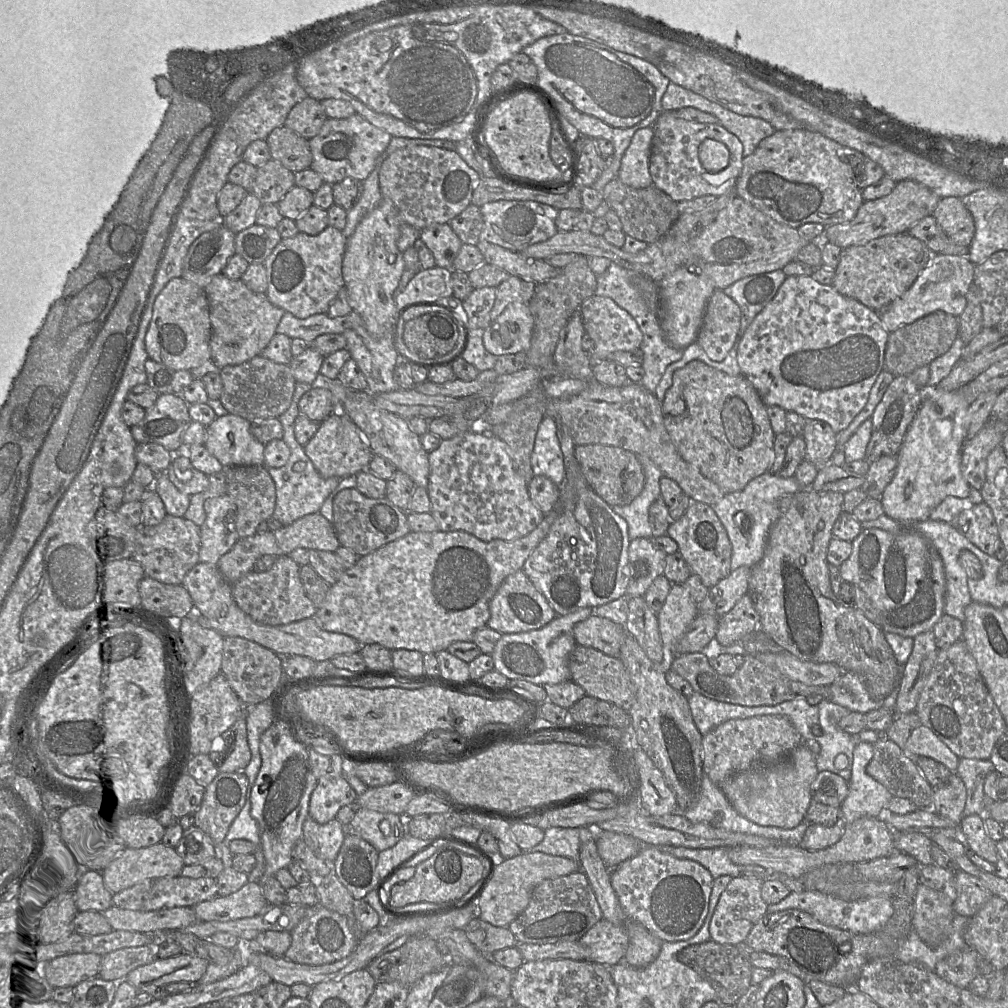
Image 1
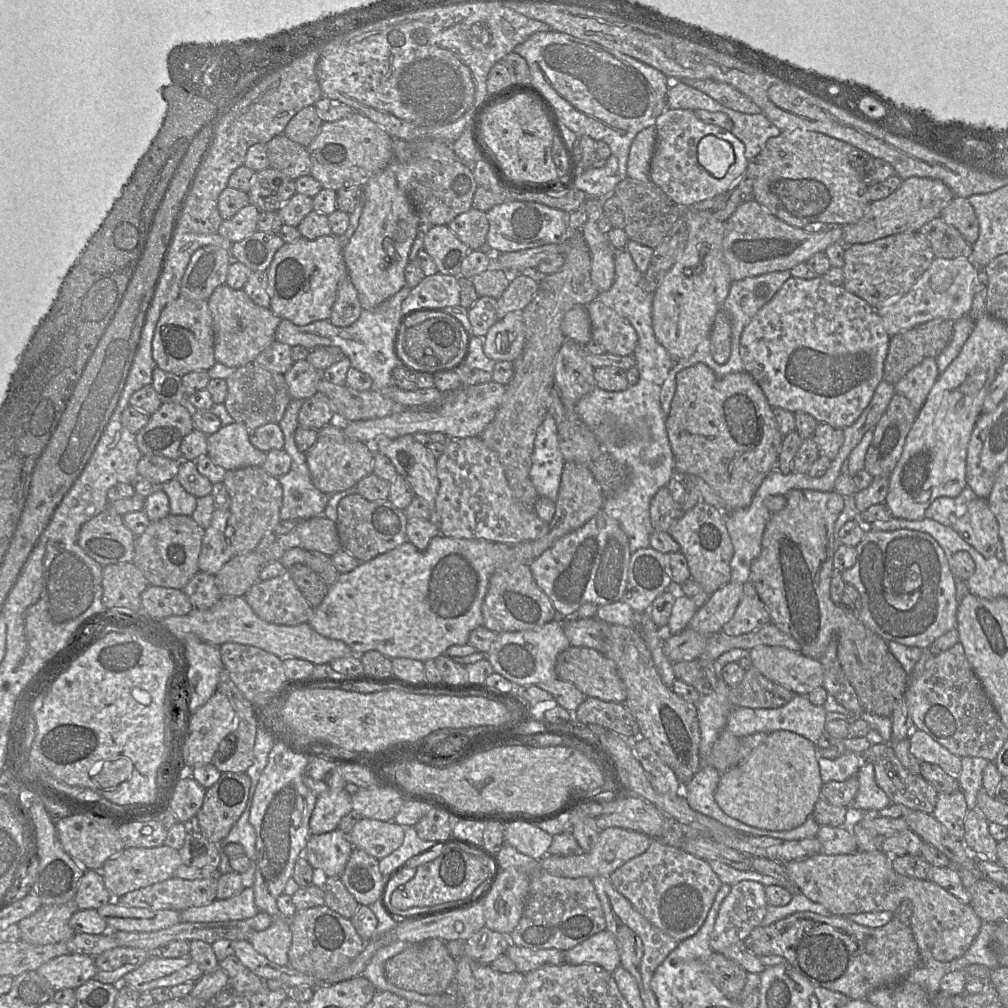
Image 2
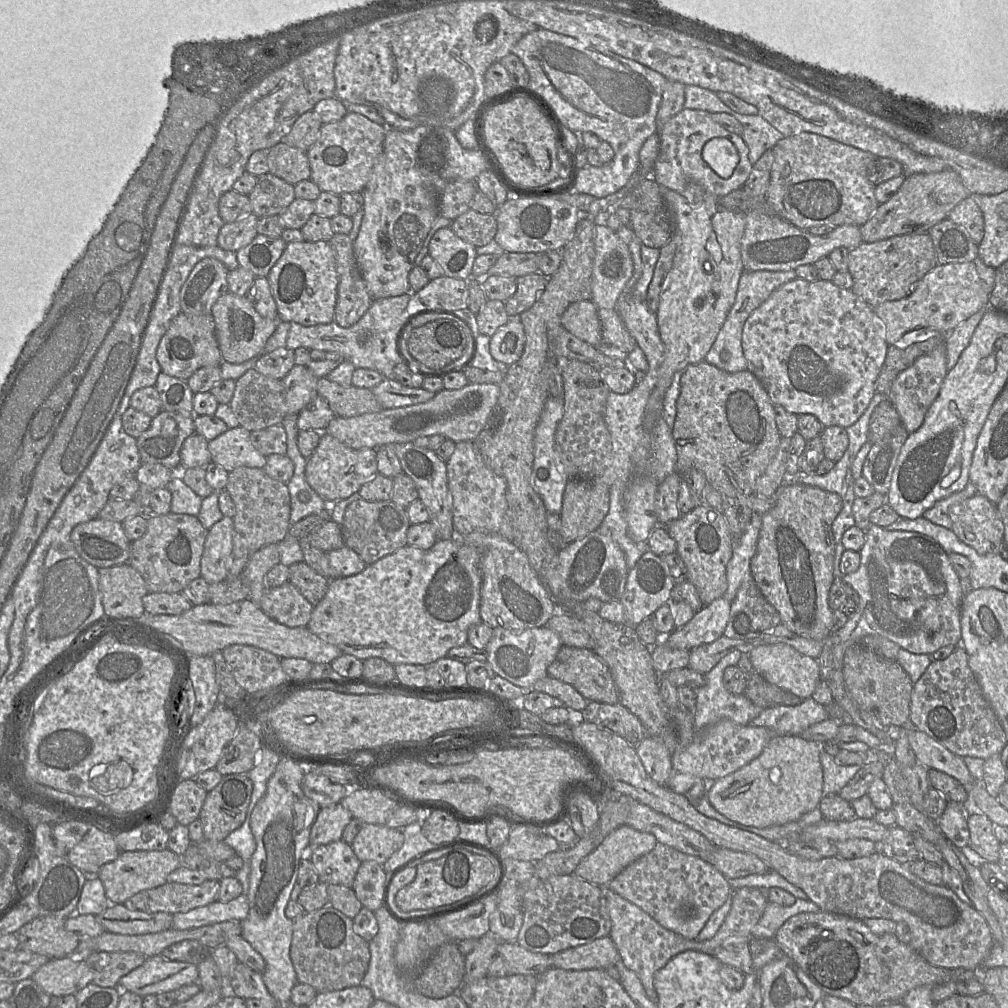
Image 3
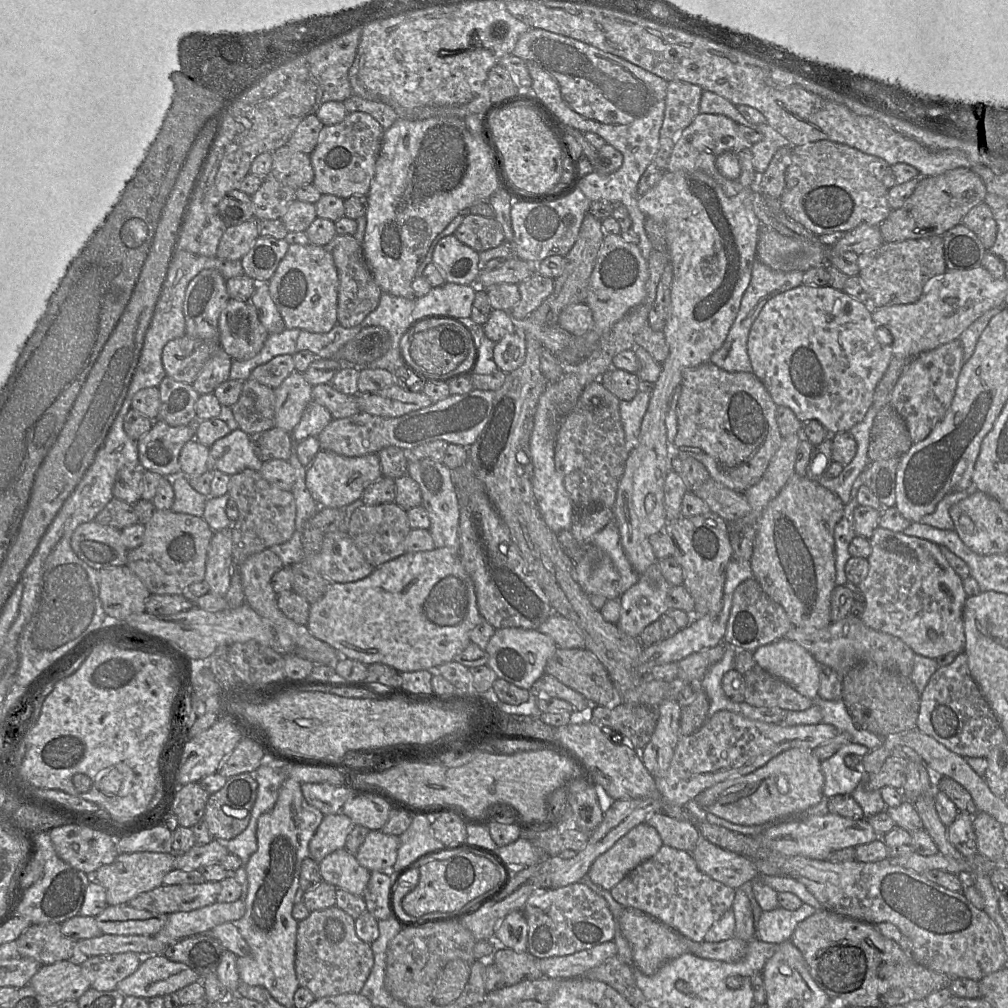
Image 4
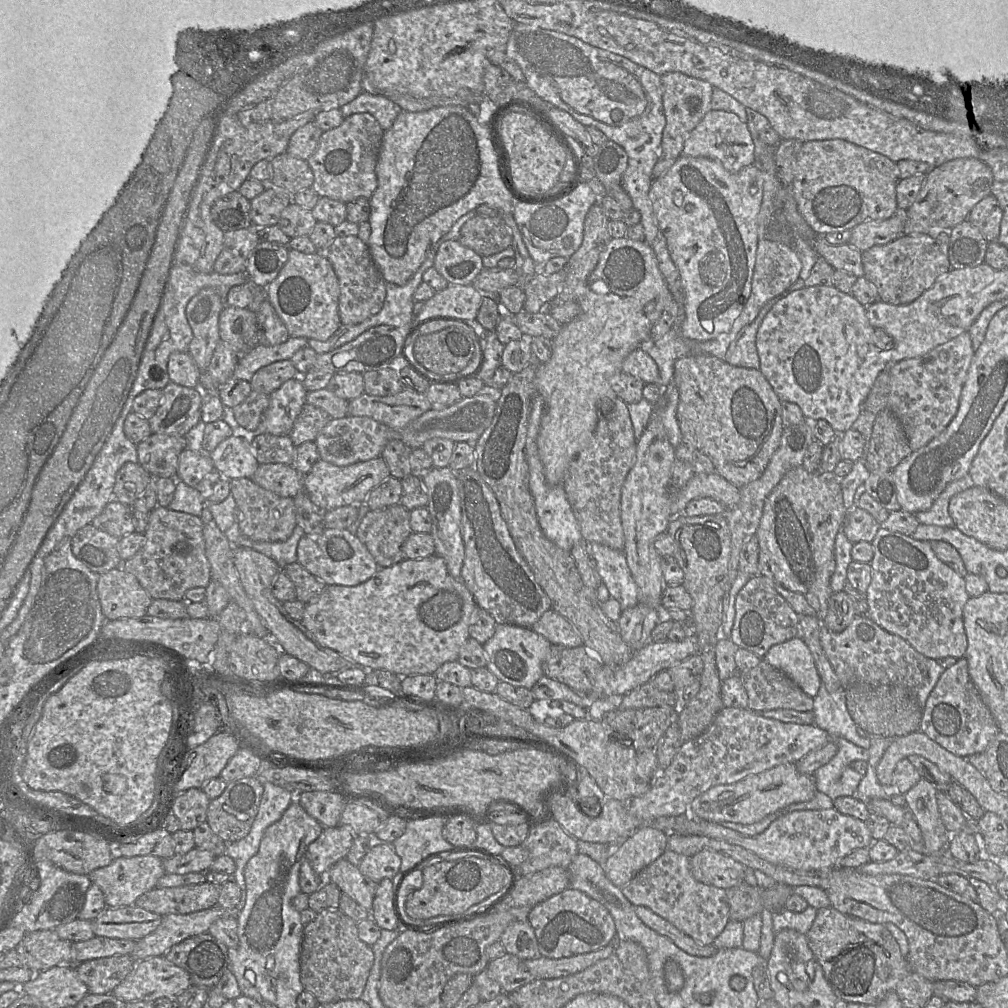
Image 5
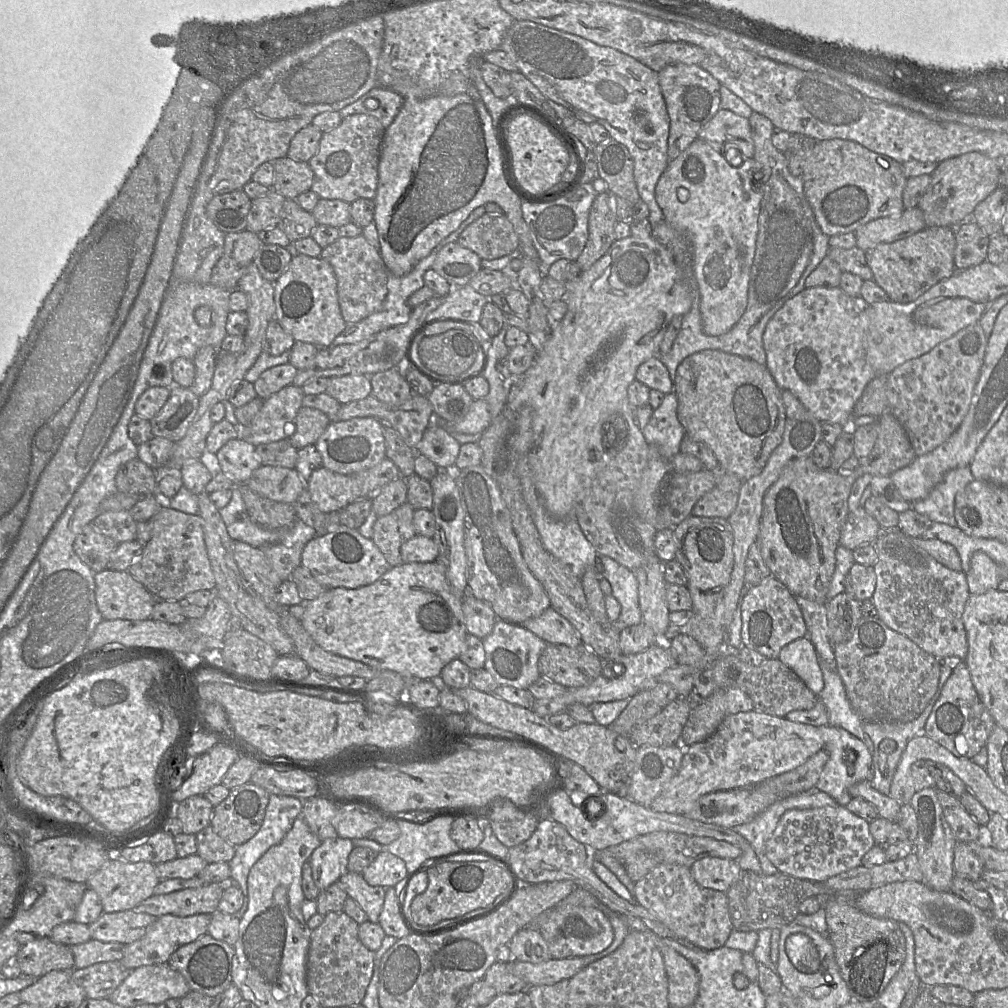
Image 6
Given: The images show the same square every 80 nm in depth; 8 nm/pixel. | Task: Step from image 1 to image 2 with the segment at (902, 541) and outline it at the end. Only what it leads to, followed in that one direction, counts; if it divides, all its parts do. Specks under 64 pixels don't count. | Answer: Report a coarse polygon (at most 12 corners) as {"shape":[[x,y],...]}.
{"shape":[[866,527],[841,574],[857,618],[929,649],[958,629],[955,576],[932,536]]}

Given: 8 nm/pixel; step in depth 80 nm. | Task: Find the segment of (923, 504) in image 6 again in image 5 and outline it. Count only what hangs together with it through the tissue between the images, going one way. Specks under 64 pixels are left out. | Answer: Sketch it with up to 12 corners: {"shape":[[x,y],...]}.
{"shape":[[970,474],[949,483],[929,510],[915,514],[924,525],[954,528],[950,500],[975,485]]}

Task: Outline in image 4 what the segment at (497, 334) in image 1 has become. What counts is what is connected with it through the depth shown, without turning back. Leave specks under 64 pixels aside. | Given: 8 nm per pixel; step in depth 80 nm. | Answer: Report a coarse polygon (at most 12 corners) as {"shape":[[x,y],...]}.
{"shape":[[523,331],[495,343],[493,358],[498,369],[510,373],[526,357]]}

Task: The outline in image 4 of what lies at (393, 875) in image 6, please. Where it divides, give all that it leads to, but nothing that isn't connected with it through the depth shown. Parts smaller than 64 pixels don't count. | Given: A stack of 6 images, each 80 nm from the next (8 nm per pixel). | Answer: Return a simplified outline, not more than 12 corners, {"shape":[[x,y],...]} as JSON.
{"shape":[[370,830],[355,857],[390,873],[400,838]]}

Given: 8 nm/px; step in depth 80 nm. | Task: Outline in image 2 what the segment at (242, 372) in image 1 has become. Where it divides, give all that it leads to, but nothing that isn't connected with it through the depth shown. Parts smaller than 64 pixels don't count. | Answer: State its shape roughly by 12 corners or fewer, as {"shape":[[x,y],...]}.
{"shape":[[254,362],[226,382],[224,405],[249,430],[278,424],[291,401],[284,374]]}

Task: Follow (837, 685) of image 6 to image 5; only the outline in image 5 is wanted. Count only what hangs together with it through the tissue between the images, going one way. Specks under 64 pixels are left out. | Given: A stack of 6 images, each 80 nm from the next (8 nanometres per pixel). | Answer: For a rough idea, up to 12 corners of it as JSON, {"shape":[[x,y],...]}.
{"shape":[[821,683],[813,700],[816,726],[870,748],[870,734],[848,712],[844,688]]}

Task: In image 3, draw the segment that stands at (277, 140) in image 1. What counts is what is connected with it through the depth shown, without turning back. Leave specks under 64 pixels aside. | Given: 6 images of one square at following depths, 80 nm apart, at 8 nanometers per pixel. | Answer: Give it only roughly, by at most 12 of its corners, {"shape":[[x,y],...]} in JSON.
{"shape":[[281,141],[269,172],[295,185],[311,178],[307,152]]}

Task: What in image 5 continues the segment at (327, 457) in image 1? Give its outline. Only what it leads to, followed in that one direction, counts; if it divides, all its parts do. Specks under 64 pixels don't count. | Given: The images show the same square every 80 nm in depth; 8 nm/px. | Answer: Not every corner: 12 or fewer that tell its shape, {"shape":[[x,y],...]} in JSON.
{"shape":[[381,457],[348,466],[319,459],[304,490],[322,511],[364,504],[389,477]]}

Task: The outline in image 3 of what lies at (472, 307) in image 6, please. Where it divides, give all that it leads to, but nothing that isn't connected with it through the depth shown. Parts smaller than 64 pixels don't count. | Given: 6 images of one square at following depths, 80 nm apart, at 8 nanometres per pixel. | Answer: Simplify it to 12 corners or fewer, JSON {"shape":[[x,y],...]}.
{"shape":[[441,276],[412,292],[407,311],[468,308],[468,286]]}

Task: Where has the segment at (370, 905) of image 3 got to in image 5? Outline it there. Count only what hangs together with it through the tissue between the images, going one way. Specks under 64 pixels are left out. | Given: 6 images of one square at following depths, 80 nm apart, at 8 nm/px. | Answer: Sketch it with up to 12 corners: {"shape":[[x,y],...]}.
{"shape":[[393,879],[378,883],[370,917],[381,929],[403,930]]}

